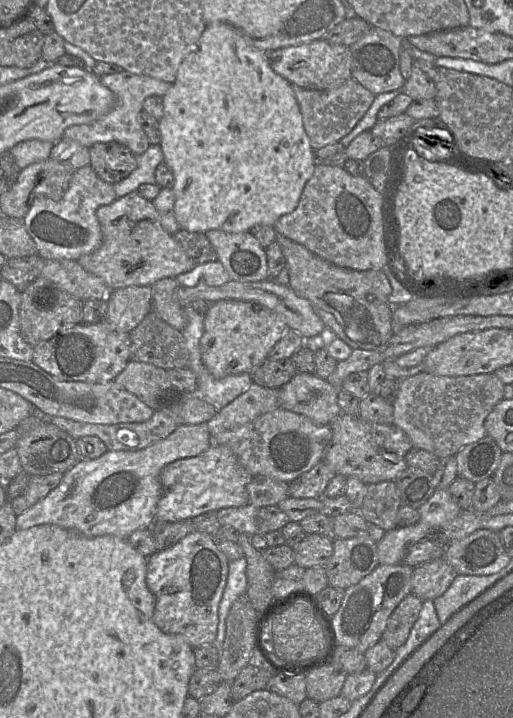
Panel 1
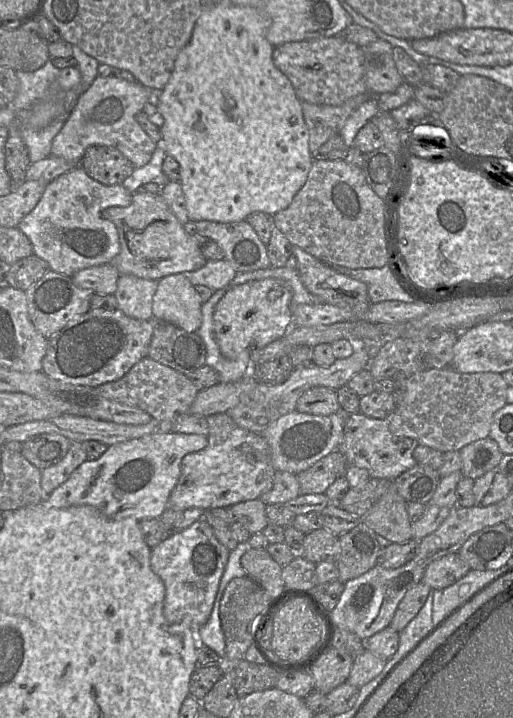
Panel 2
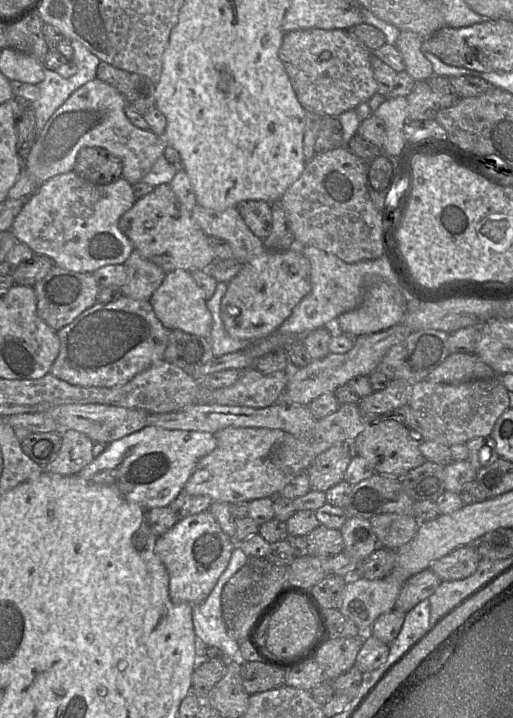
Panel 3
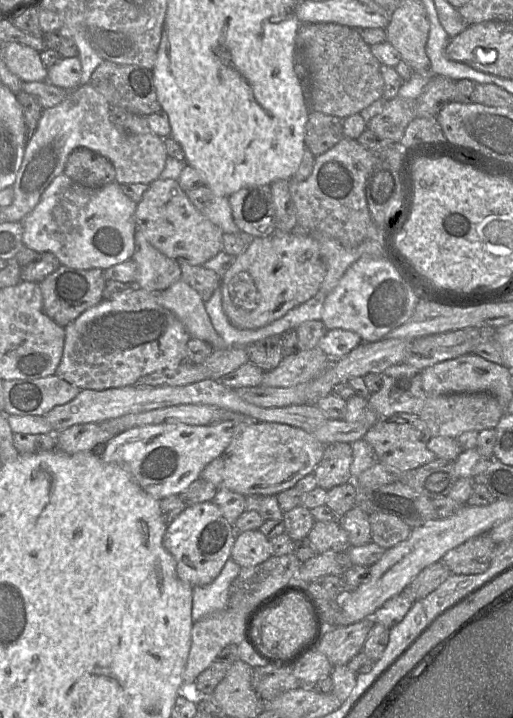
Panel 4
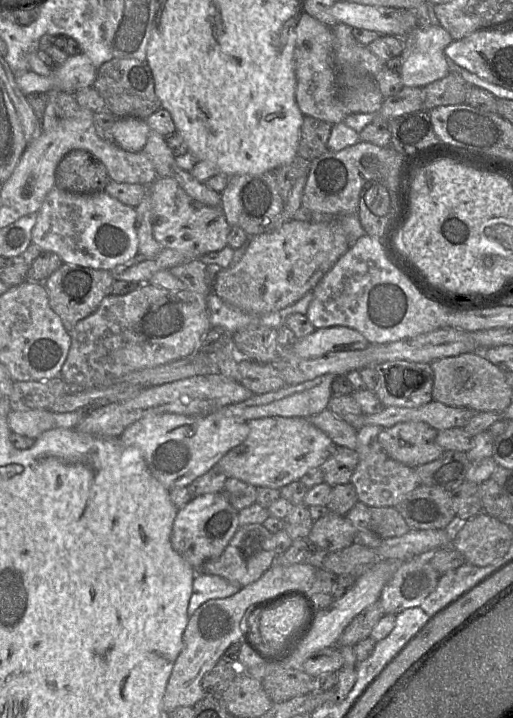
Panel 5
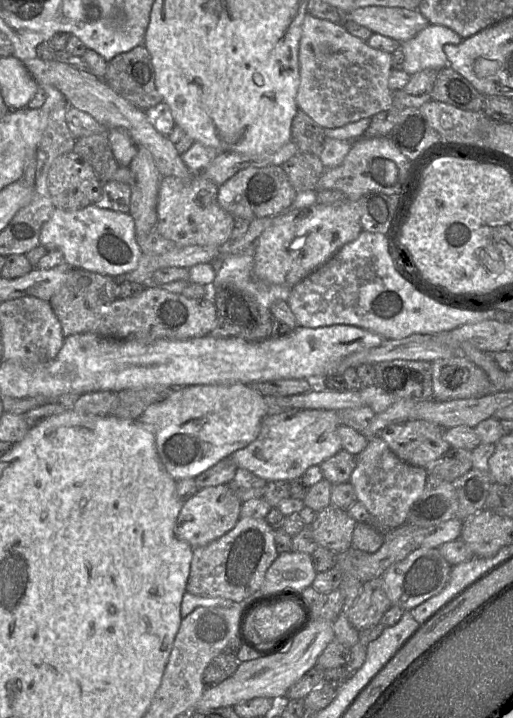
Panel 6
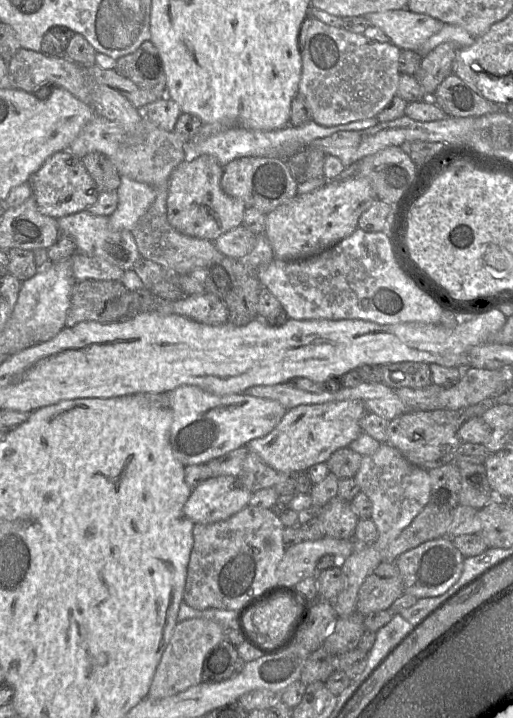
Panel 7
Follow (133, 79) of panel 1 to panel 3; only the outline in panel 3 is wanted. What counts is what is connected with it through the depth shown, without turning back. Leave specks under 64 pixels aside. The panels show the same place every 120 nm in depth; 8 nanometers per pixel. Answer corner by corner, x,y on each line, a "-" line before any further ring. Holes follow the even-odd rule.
99,79
87,82
69,96
38,133
29,155
23,162
23,168
36,179
38,185
41,185
56,175
73,171
77,154
82,148
99,147
121,160
122,178
131,185
138,183
151,170
156,160
164,155
167,144
162,136
134,126
125,115
126,105
123,96
113,86

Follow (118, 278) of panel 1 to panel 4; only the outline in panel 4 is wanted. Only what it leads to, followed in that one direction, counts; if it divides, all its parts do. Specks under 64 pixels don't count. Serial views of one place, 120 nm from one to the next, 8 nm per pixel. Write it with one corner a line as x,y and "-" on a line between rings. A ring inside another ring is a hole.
157,179
149,184
134,213
136,230
159,252
179,265
202,266
223,249
223,232
202,215
173,179

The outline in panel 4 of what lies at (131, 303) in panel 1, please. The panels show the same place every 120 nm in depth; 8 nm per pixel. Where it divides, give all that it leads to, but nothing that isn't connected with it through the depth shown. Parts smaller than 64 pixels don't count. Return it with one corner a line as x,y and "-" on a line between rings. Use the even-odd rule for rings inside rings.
137,230
131,260
137,266
135,285
138,288
161,292
181,279
180,265
155,249

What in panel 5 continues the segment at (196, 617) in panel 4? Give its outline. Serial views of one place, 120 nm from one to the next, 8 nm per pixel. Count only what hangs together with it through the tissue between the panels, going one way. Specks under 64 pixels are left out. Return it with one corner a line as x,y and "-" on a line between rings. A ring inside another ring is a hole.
197,572
187,608
188,617
193,615
198,607
206,601
227,598
236,594
241,588
242,586
239,584
231,583
220,576

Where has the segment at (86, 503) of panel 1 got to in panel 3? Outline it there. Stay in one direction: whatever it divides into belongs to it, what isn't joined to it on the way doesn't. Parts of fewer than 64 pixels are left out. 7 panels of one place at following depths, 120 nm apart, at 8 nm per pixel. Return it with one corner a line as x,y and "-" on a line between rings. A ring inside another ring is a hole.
146,426
108,444
105,451
77,475
90,483
112,486
124,499
147,510
165,507
183,491
197,462
216,446
215,435
209,432

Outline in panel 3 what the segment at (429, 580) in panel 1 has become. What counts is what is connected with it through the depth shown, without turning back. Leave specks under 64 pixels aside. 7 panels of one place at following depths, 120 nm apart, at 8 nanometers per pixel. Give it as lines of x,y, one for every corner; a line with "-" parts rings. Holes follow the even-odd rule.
472,545
461,546
435,560
429,566
441,581
464,579
472,575
481,560

